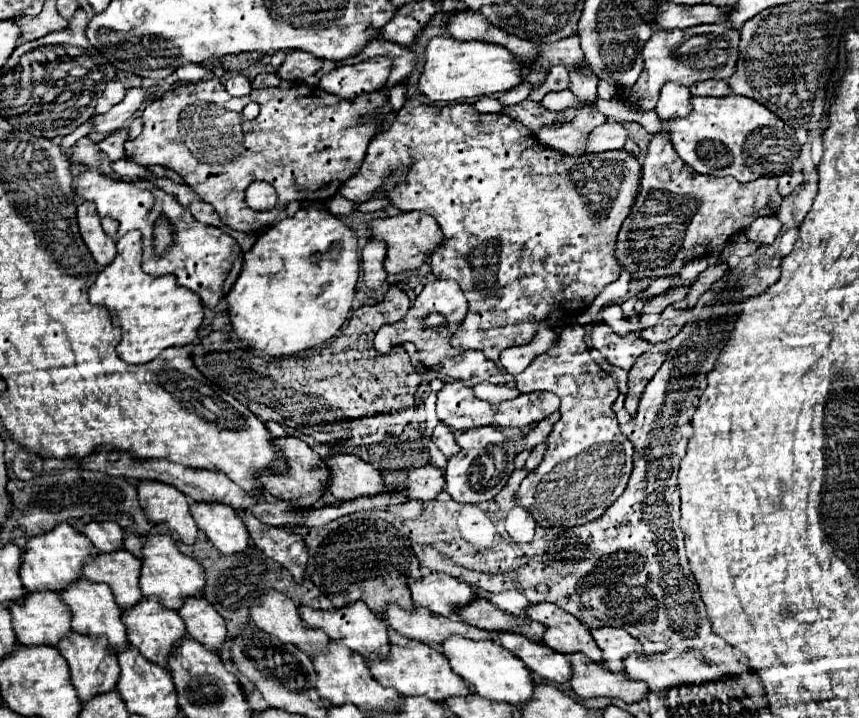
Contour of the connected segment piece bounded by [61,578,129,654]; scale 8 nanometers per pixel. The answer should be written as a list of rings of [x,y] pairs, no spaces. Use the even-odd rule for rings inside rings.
[[[81,578],[81,582],[75,582],[73,586],[65,588],[65,592],[61,592],[61,598],[65,600],[65,604],[71,608],[73,612],[73,624],[71,628],[83,636],[93,636],[93,638],[107,638],[107,648],[113,654],[119,654],[121,650],[129,648],[127,642],[127,632],[125,626],[121,622],[121,608],[117,606],[117,602],[113,602],[113,594],[109,590],[109,586],[105,584],[93,584],[85,578]]]

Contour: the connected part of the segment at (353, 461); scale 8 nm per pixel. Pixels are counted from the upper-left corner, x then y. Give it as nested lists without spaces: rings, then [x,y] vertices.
[[[331,454],[327,466],[333,474],[329,490],[337,500],[355,500],[387,492],[381,472],[353,454]]]

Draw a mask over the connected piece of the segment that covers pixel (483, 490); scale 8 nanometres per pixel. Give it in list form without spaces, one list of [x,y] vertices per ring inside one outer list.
[[[495,426],[465,430],[457,438],[457,444],[461,446],[461,450],[447,460],[447,468],[445,468],[445,490],[451,494],[451,498],[455,502],[475,504],[497,496],[501,488],[507,484],[511,472],[515,470],[513,466],[513,458],[517,454],[515,444],[511,442],[511,452],[509,452],[507,438]]]

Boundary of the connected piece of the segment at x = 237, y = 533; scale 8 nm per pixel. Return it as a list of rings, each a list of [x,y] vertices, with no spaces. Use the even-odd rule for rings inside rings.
[[[193,502],[191,516],[221,554],[237,554],[249,546],[247,528],[231,506]]]

